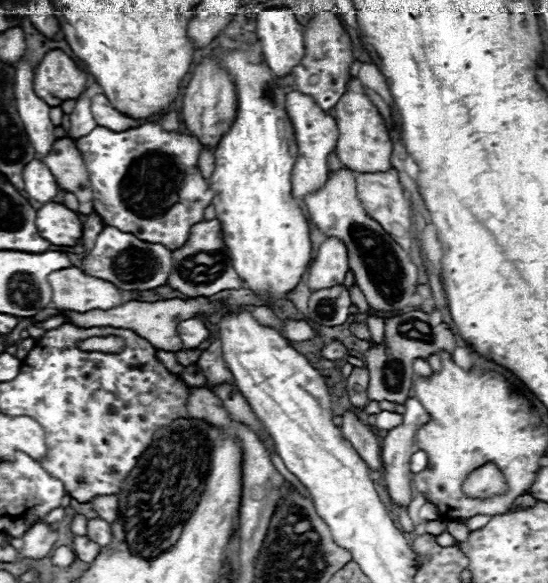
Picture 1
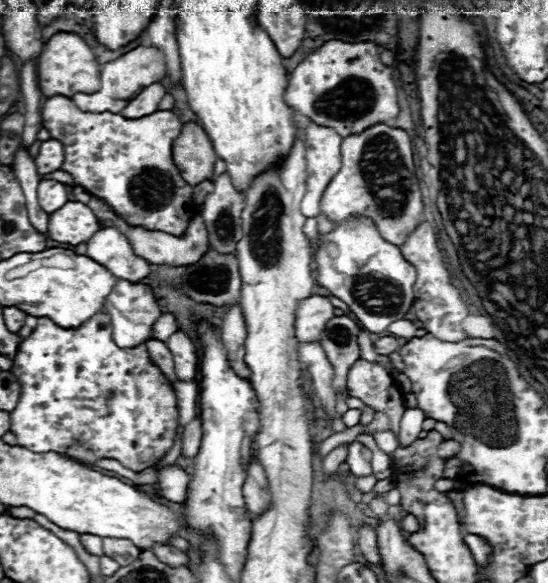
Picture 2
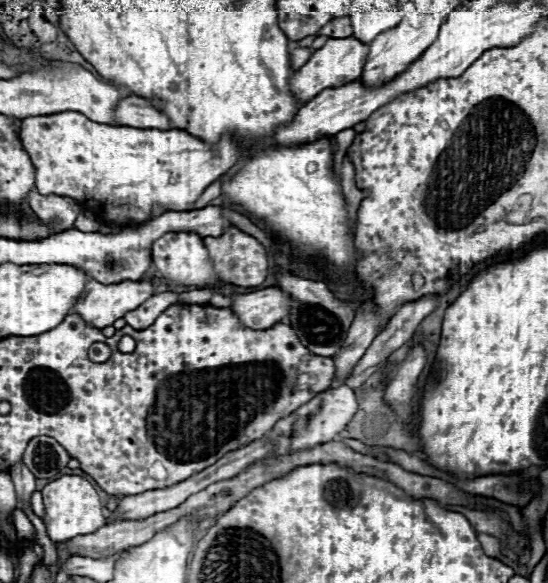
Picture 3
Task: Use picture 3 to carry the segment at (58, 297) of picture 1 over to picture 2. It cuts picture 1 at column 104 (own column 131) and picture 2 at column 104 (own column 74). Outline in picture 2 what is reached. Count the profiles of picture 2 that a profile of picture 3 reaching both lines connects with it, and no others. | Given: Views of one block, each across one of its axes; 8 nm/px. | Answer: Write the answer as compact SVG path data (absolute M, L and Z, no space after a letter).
M118 280L114 284L112 292L108 294L108 298L102 306L102 312L108 314L112 320L112 340L120 348L132 348L132 346L138 346L138 344L150 340L152 326L162 314L152 290L146 284L130 284L128 280Z

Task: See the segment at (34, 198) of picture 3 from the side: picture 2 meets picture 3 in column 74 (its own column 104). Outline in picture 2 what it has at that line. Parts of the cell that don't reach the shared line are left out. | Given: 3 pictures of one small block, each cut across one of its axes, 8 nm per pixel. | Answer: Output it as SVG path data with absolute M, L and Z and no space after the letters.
M96 196L90 198L88 206L94 210L94 214L100 218L100 220L112 220L112 224L134 244L134 250L138 256L146 258L150 264L166 264L166 266L186 266L186 264L196 264L208 250L208 236L206 236L206 226L202 224L202 216L194 216L194 220L190 220L190 226L188 230L182 234L182 236L172 236L172 234L166 234L166 232L148 232L144 228L138 228L138 226L130 226L126 224L104 200L98 200Z

